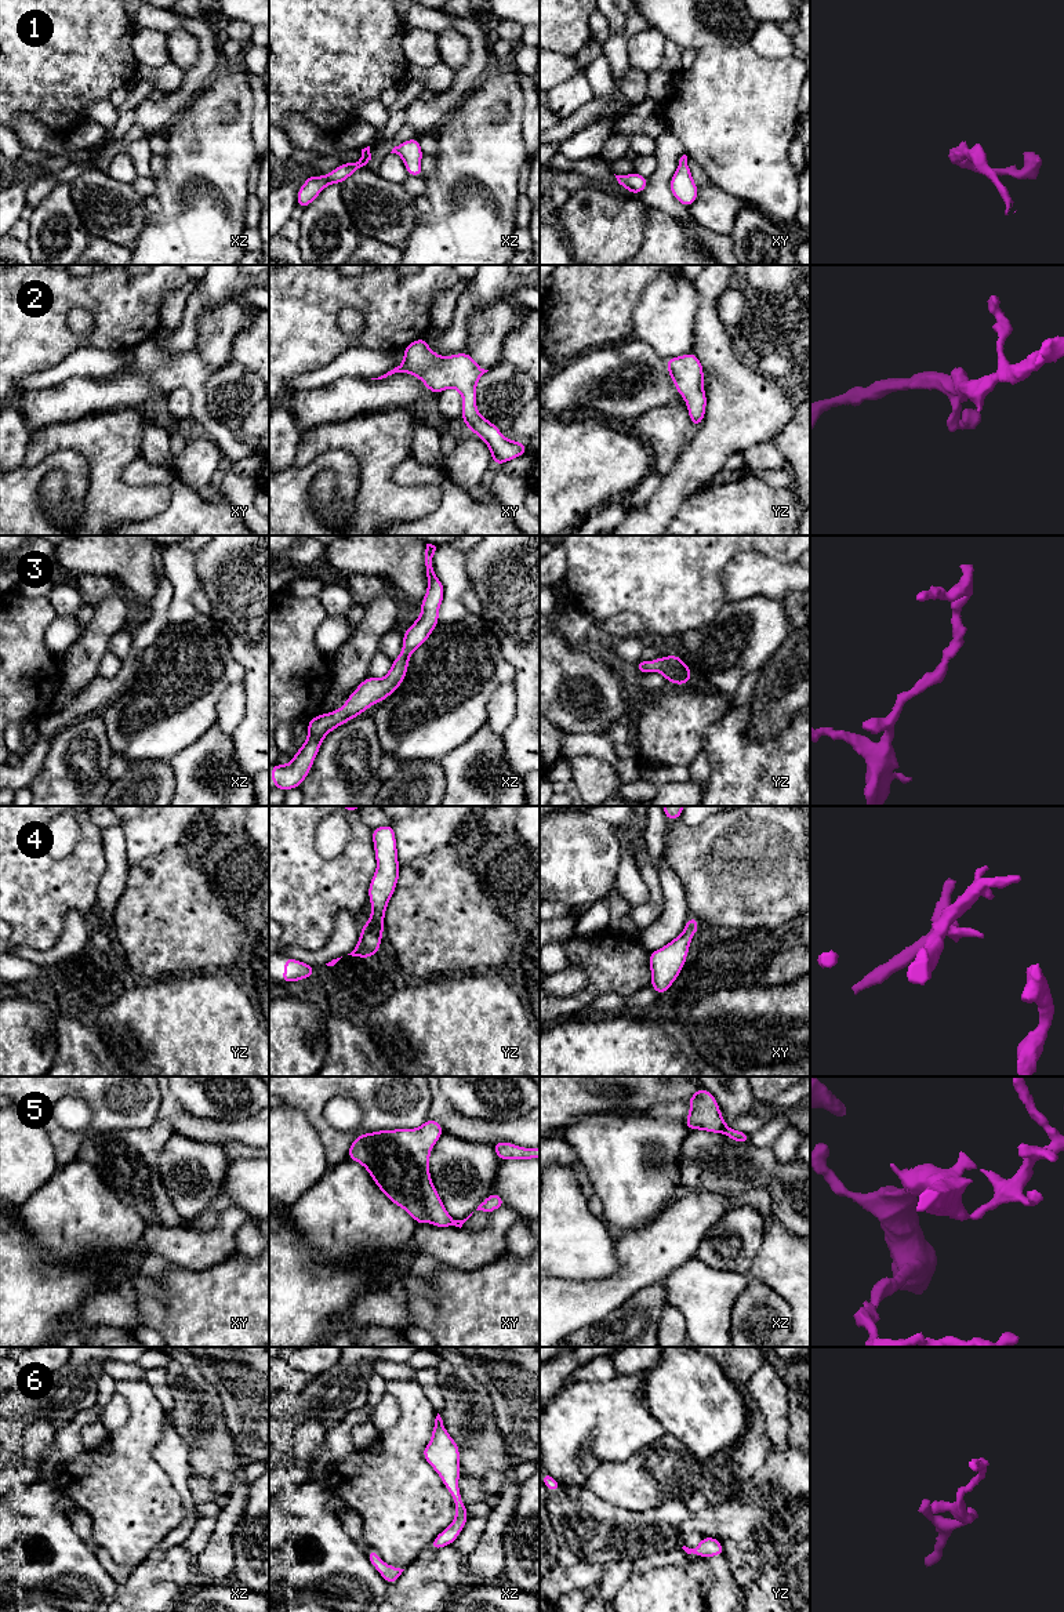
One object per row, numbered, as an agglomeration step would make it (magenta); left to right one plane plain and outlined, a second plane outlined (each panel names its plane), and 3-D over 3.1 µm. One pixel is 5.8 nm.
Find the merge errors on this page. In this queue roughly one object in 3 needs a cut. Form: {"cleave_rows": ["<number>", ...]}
{"cleave_rows": []}

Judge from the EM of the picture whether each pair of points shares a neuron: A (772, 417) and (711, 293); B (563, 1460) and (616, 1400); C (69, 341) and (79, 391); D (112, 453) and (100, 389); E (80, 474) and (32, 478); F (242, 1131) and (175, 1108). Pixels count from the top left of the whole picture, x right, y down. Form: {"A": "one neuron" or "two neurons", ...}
{"A": "one neuron", "B": "one neuron", "C": "two neurons", "D": "two neurons", "E": "one neuron", "F": "one neuron"}

